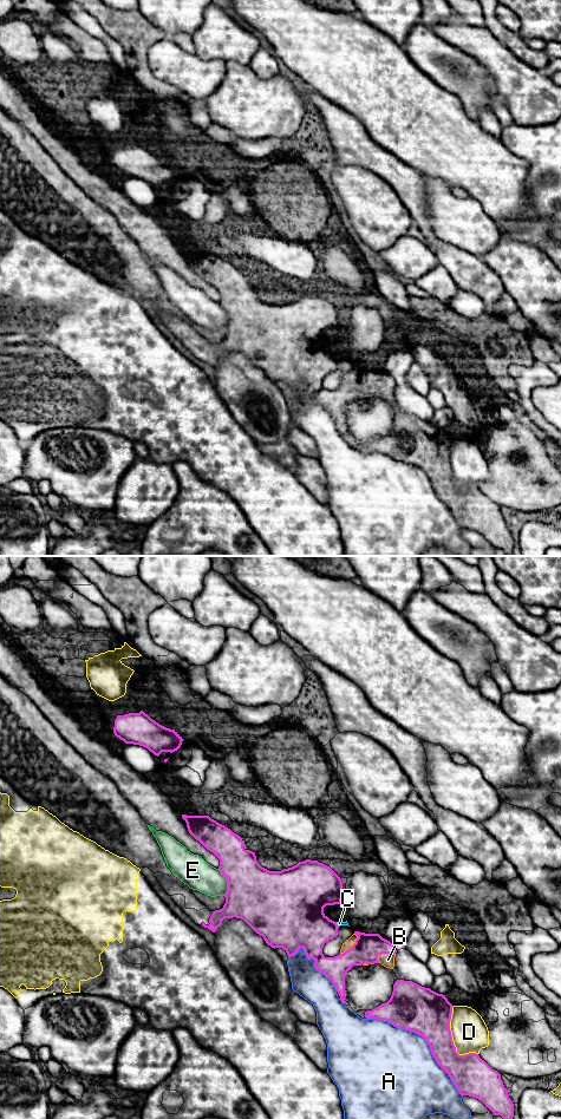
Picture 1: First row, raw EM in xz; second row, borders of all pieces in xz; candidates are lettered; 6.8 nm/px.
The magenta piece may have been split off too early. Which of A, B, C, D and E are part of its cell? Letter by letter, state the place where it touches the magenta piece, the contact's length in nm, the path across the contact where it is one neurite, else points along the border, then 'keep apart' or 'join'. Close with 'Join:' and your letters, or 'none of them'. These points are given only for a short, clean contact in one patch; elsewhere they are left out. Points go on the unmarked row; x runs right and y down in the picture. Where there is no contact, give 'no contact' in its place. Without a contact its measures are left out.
A: xz (424, 471) | 850 nm | keep apart
B: xz (384, 386) | 140 nm | join
C: xz (337, 358) | 40 nm | join
D: xz (451, 472) | 380 nm | keep apart
E: xz (228, 316) | 200 nm | keep apart
Join: B, C

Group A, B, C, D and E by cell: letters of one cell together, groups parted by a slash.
A / B C / D / E

